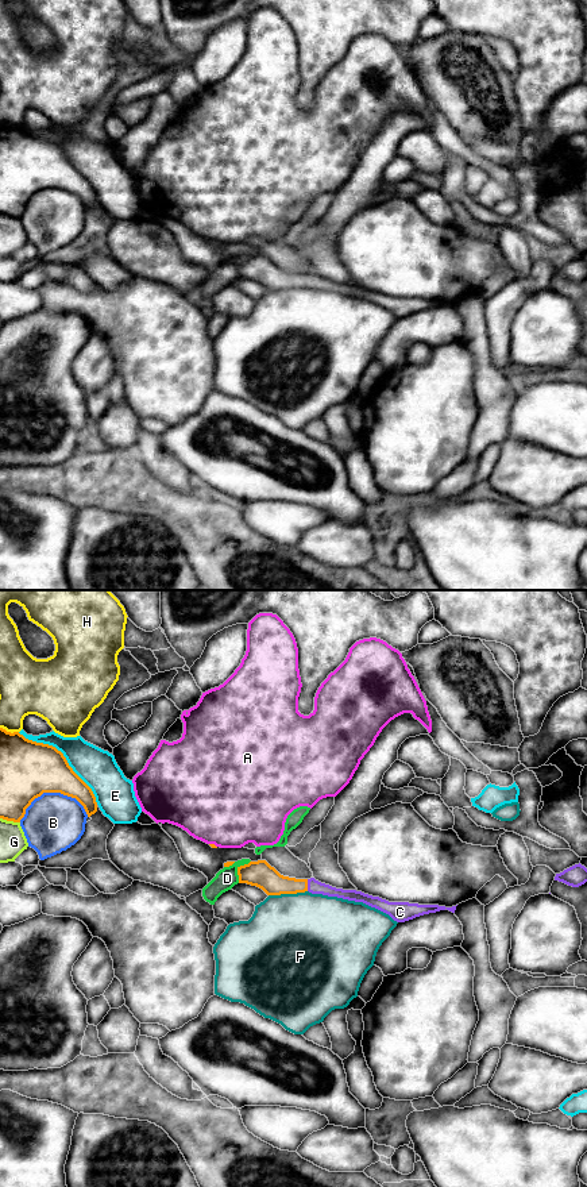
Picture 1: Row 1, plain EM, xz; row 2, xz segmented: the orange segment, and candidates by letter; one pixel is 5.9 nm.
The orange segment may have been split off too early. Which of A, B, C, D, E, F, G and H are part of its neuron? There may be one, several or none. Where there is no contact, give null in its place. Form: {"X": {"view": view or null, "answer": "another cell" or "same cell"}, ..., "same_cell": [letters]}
{"A": {"view": "xz", "answer": "another cell"}, "B": {"view": "xz", "answer": "another cell"}, "C": {"view": "xz", "answer": "same cell"}, "D": {"view": "xz", "answer": "another cell"}, "E": {"view": "xz", "answer": "another cell"}, "F": {"view": "xz", "answer": "another cell"}, "G": {"view": "xz", "answer": "another cell"}, "H": {"view": "xz", "answer": "another cell"}, "same_cell": ["C"]}

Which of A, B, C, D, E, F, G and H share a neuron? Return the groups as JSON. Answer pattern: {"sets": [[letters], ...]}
{"sets": [["A"], ["B"], ["C"], ["D"], ["E"], ["F"], ["G"], ["H"]]}

